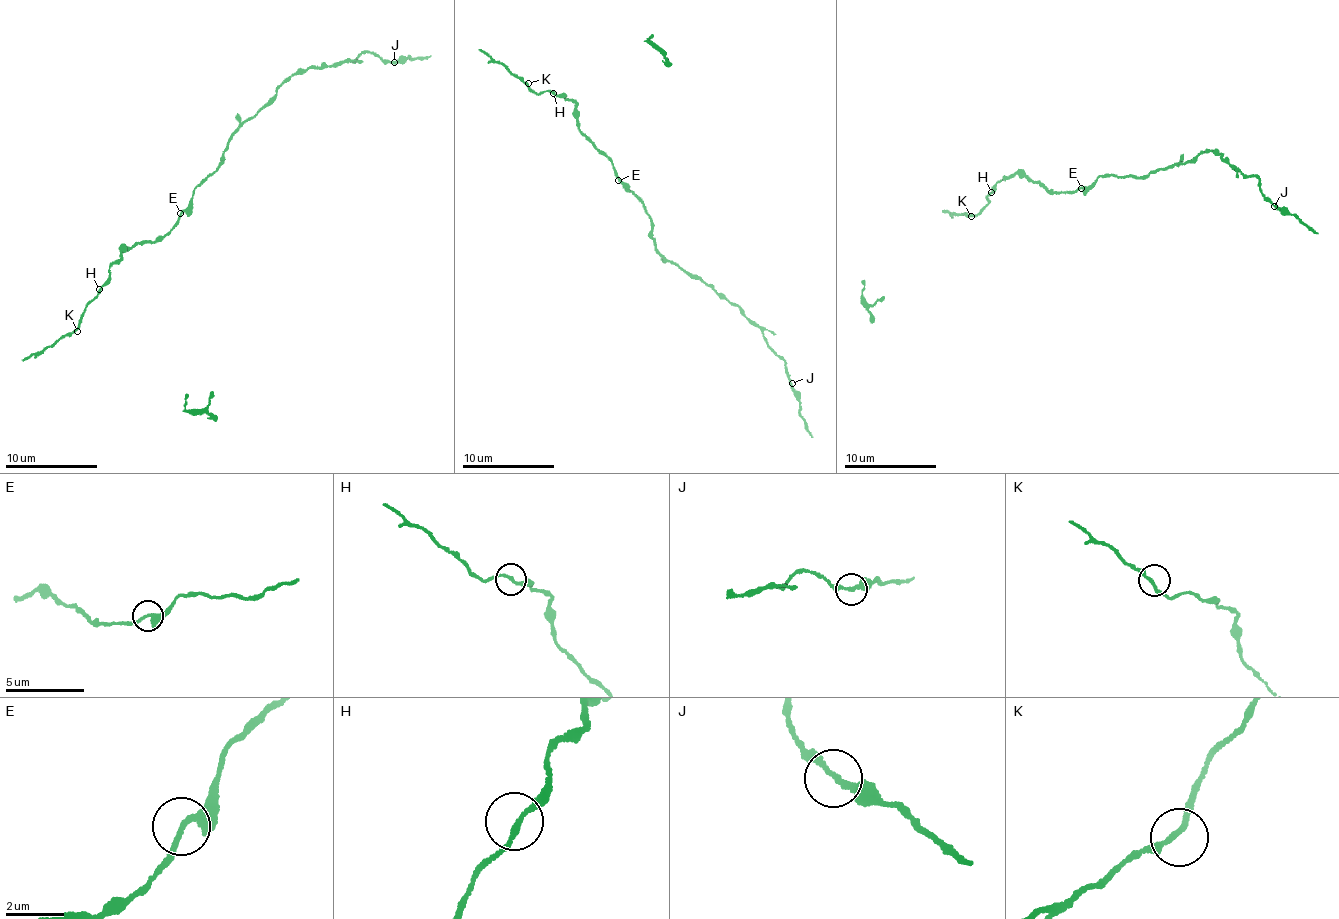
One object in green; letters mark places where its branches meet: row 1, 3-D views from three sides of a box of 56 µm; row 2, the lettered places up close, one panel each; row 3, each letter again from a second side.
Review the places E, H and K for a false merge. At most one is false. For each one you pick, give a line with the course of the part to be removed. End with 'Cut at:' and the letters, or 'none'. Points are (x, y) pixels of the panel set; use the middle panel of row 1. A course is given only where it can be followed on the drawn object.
E: Course of the part to remove: (619, 181), (643, 205), (651, 218), (651, 237), (660, 256), (736, 304), (776, 352), (813, 437)
Cut at: E

